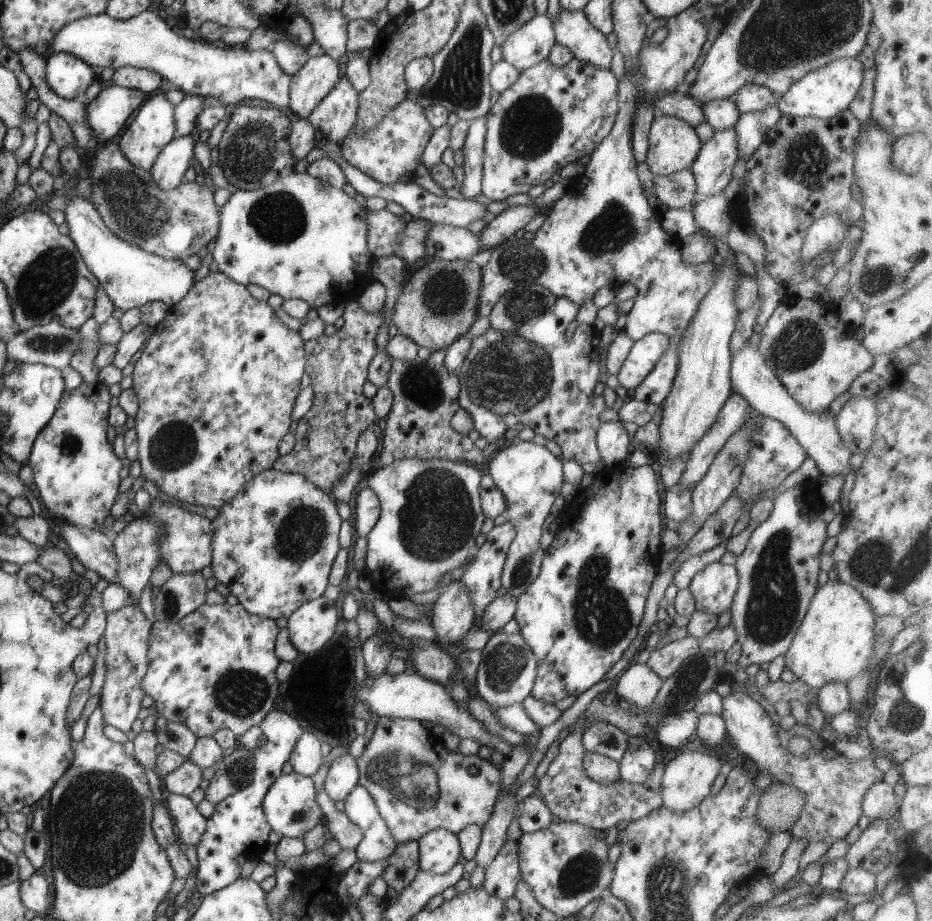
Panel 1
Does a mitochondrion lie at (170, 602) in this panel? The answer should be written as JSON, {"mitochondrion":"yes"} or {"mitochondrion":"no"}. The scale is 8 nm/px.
{"mitochondrion":"yes"}

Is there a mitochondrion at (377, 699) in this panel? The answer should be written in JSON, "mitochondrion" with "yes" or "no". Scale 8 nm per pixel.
{"mitochondrion":"no"}

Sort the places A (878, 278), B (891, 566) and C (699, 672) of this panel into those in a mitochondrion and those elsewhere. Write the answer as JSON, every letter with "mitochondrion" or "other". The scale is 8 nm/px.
{"A":"mitochondrion","B":"mitochondrion","C":"mitochondrion"}

